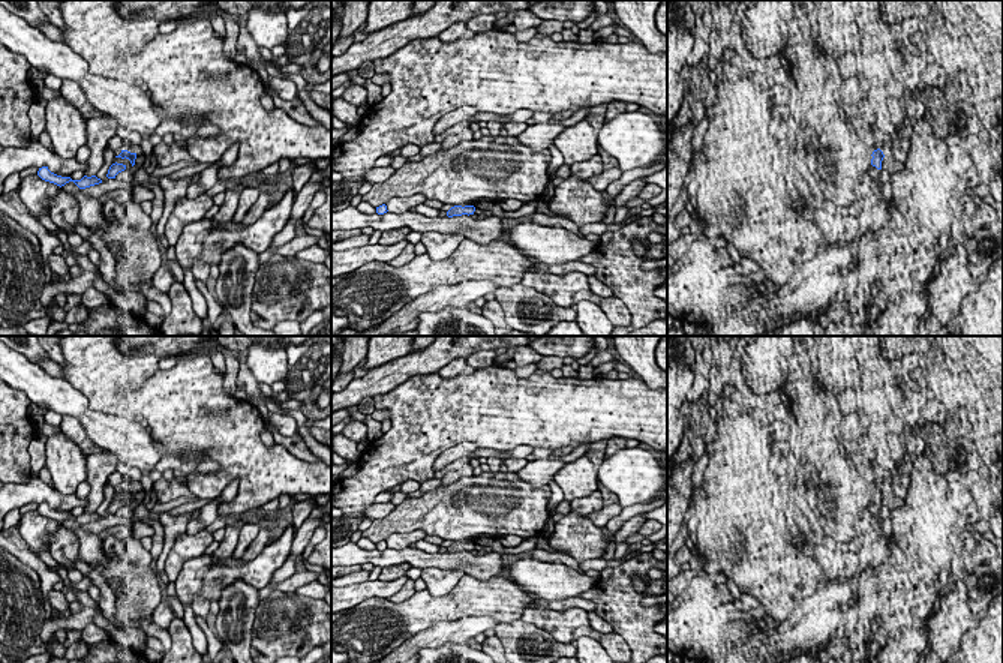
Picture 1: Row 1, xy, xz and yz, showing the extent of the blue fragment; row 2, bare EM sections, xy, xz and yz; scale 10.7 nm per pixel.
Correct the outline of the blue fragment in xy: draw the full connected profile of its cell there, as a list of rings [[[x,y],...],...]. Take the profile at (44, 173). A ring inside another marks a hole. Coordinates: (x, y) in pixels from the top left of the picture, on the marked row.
[[[48,166],[39,168],[37,176],[42,180],[54,183],[54,184],[57,184],[60,188],[64,186],[69,182],[73,182],[79,189],[85,189],[85,188],[102,183],[102,180],[97,178],[96,176],[91,176],[91,177],[84,176],[81,180],[72,180],[70,177],[61,177],[61,176],[57,176],[54,172],[51,172],[48,170]]]

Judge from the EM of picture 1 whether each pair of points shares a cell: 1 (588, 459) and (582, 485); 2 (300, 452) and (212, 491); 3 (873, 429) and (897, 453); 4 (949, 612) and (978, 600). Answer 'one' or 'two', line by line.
1: one
2: two
3: two
4: two

